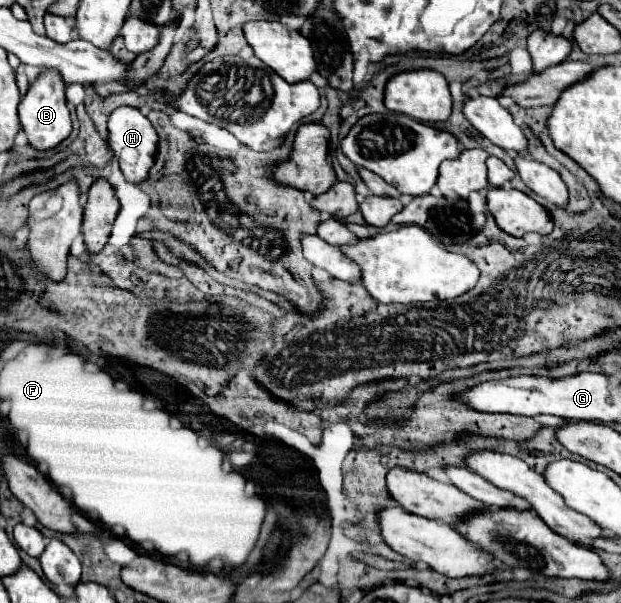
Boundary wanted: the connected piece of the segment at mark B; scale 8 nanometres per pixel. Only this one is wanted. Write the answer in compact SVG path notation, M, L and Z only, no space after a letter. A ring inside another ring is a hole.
M43 68L41 74L29 84L29 90L19 104L19 120L23 130L27 132L29 144L35 146L37 150L55 148L63 138L69 136L71 118L69 118L67 100L65 100L65 82L59 76L59 72Z

